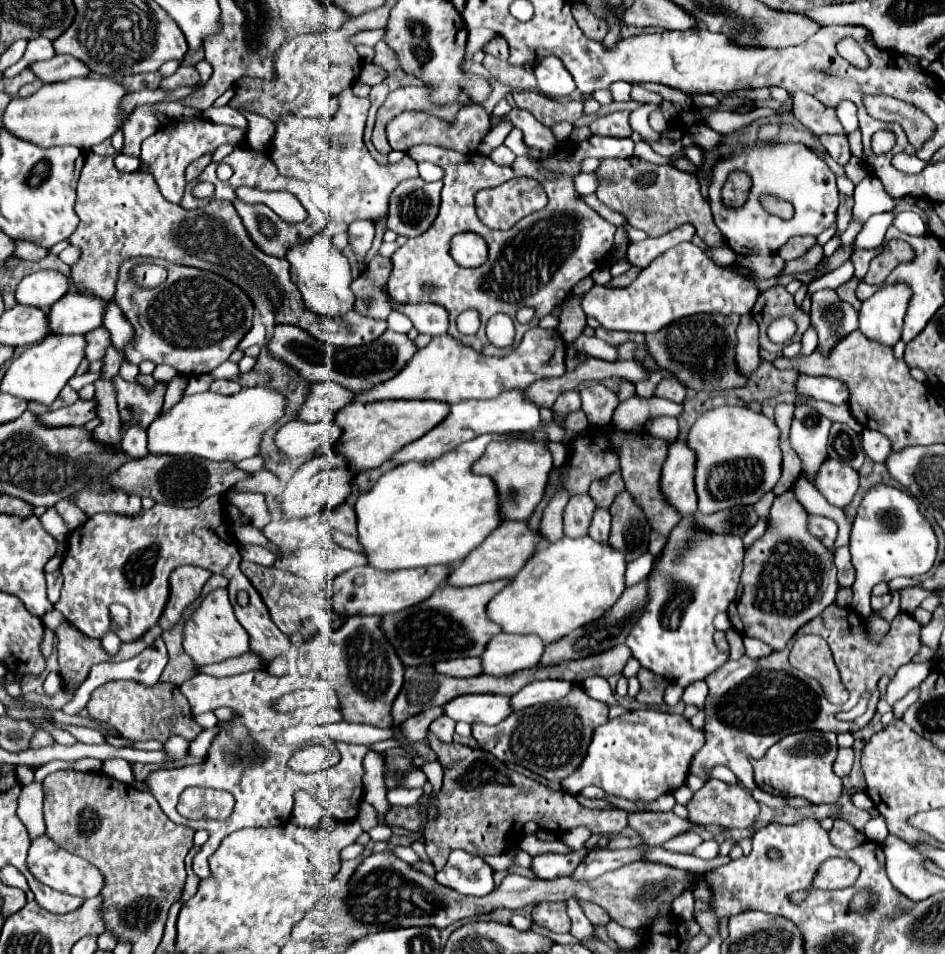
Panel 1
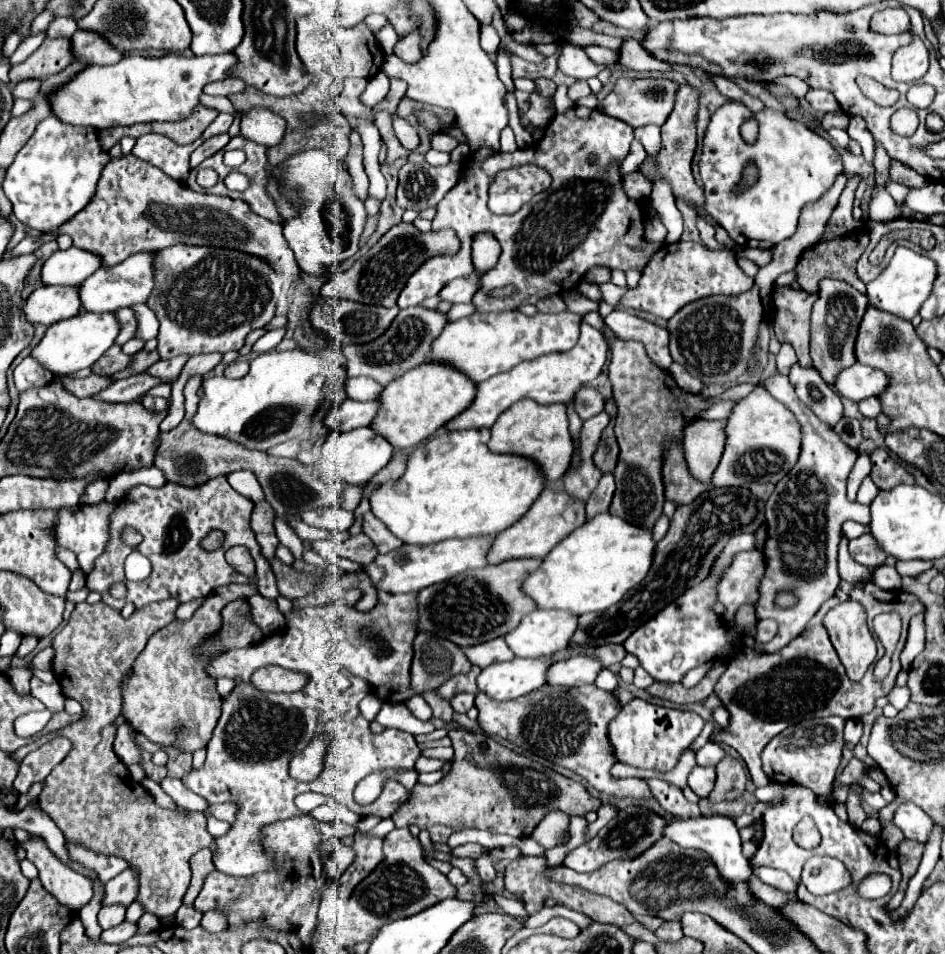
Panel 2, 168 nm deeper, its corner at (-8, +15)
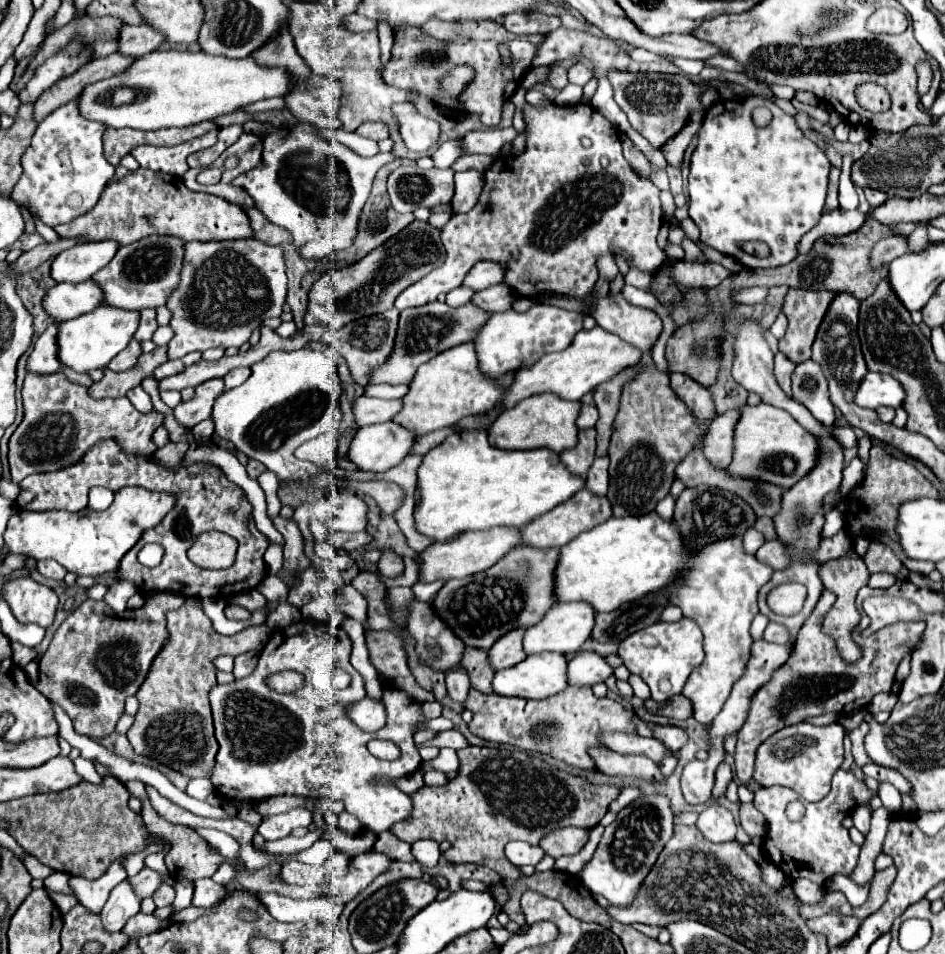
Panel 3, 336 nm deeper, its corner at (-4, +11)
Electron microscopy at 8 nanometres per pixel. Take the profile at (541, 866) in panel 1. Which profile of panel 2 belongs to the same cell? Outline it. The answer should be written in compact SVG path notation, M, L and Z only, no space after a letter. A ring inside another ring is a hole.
M631 804L623 808L605 828L601 828L593 840L573 850L565 858L565 866L575 872L595 872L597 868L613 860L633 860L641 856L647 848L651 848L651 844L655 844L663 836L665 824L667 824L667 818L655 814L649 804L637 804L637 806Z

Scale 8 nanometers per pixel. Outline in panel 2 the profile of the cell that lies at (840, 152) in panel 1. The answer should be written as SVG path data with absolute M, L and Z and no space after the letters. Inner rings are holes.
M837 110L833 114L825 114L821 124L823 124L825 130L829 130L829 128L847 128L849 126L849 116L843 110Z

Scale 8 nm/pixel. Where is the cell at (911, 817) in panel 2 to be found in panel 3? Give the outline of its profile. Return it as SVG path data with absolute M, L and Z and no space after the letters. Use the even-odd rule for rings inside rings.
M879 784L879 798L889 812L901 810L901 792L891 784Z

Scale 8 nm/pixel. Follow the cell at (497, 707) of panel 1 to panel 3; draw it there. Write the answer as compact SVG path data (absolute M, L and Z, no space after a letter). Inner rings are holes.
M541 652L527 656L527 660L515 664L515 668L497 670L493 676L493 692L499 696L517 696L517 698L531 698L531 700L543 700L549 698L563 688L567 688L567 676L565 676L567 660L563 654L557 652Z

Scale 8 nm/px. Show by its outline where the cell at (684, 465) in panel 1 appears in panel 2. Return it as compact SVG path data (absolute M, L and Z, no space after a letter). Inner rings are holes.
M697 420L685 428L685 460L691 474L699 480L711 480L725 450L727 420Z

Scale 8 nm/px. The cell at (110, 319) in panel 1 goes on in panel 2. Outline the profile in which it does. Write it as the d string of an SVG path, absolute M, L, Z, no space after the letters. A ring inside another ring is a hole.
M137 304L133 310L135 310L135 314L139 314L137 338L143 338L143 340L155 338L157 330L159 330L159 320L157 320L155 312L149 306L145 306L145 304Z

